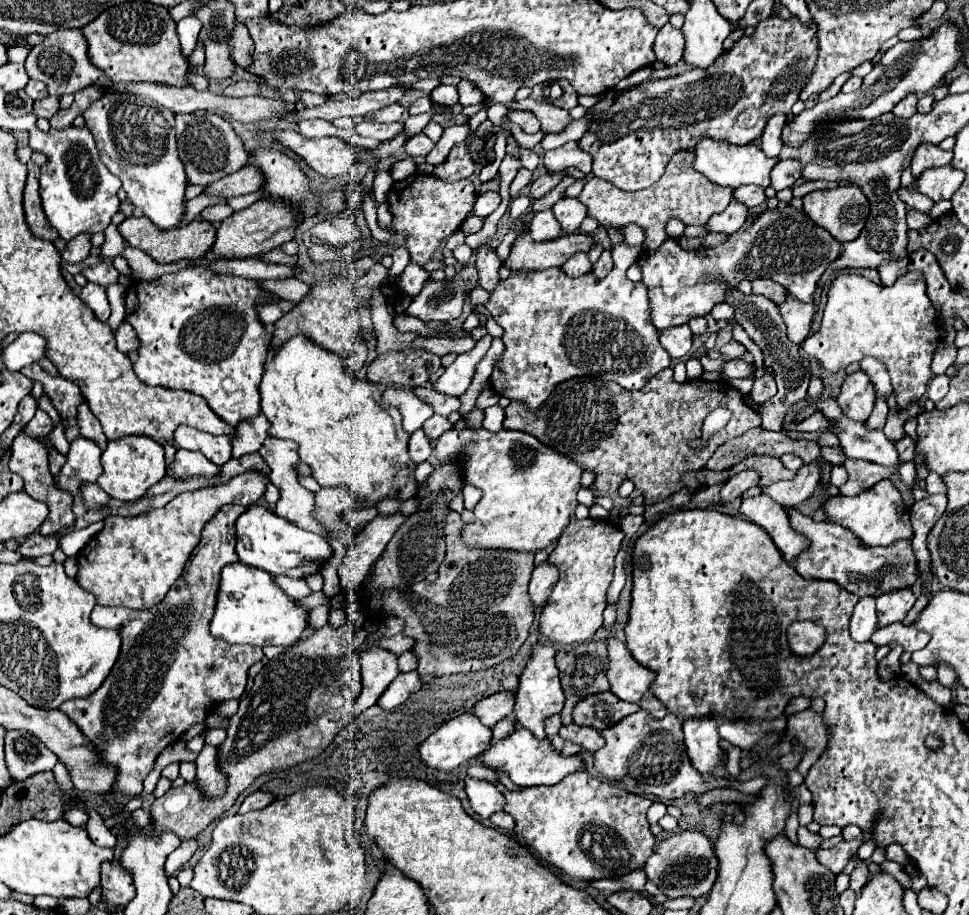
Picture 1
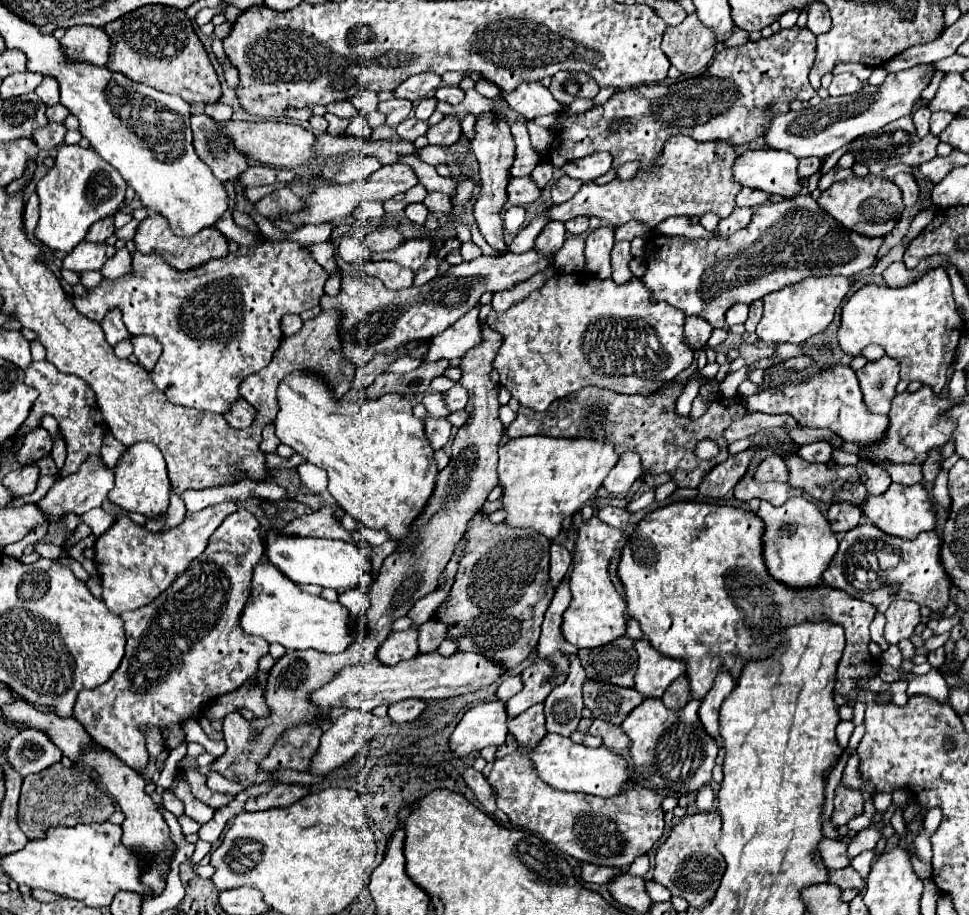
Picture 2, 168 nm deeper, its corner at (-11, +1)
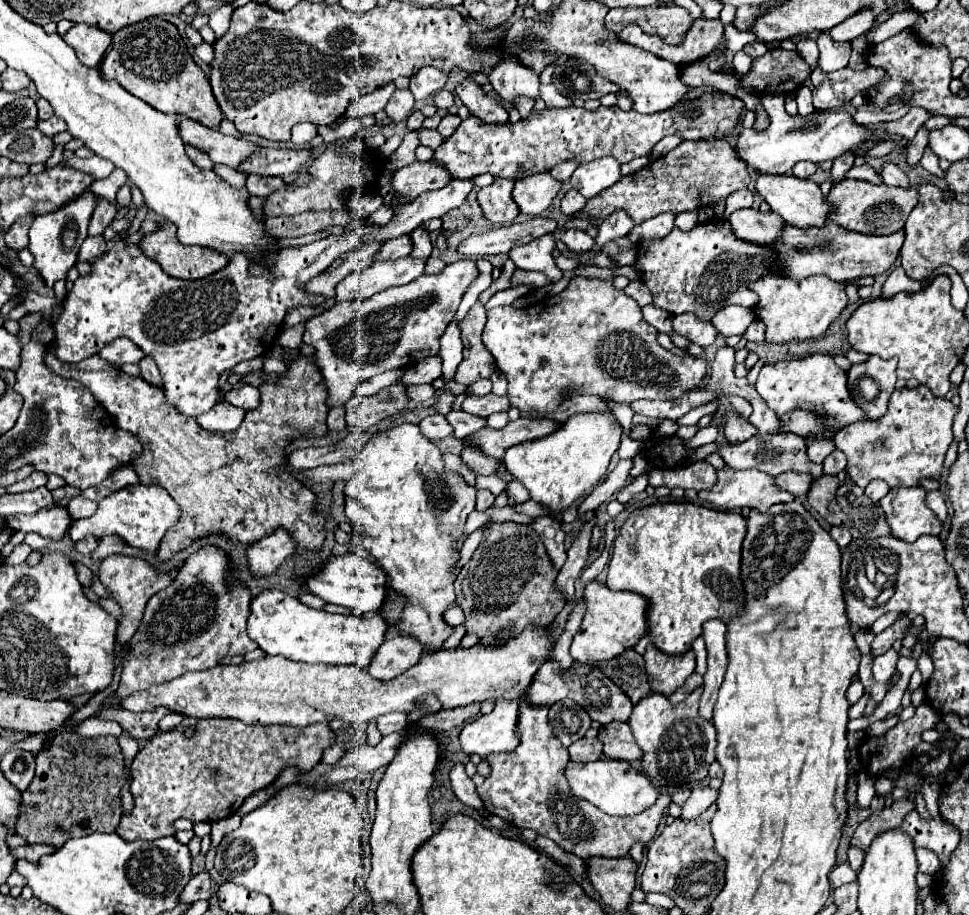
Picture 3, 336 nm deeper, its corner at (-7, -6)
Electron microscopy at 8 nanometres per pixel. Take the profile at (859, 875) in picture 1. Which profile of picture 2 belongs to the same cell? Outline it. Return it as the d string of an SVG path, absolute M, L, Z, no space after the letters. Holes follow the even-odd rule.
M864 851L864 853L860 853L860 855L856 855L856 857L852 859L852 867L862 875L862 879L868 877L872 859L874 859L874 851Z

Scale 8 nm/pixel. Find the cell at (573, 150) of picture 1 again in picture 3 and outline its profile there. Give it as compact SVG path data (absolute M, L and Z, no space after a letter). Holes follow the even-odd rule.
M606 156L606 158L598 158L586 164L580 164L572 178L570 184L572 188L576 188L584 198L592 198L596 194L600 194L604 188L616 184L622 178L620 174L620 164Z

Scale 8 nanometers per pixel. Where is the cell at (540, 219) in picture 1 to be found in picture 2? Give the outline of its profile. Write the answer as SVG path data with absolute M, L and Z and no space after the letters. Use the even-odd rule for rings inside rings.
M550 221L542 231L540 235L536 237L536 243L534 243L534 249L538 253L542 253L544 257L552 257L566 241L566 229L564 229L564 223L561 221Z

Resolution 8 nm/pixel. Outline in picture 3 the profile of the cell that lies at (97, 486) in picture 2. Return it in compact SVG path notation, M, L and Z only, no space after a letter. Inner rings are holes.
M52 506L52 510L38 510L36 514L6 516L6 524L20 532L38 532L50 542L60 542L70 530L72 516L64 506Z

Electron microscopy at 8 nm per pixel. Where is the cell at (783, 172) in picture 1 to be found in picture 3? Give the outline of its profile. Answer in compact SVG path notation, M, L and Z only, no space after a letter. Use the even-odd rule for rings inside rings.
M798 162L794 166L794 176L796 178L810 178L816 172L816 164L812 162Z

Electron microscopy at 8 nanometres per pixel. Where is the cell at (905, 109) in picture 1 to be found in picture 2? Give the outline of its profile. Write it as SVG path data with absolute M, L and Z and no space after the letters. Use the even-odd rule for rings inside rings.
M920 107L918 111L914 111L912 115L912 121L914 121L914 127L916 127L916 135L922 139L928 135L928 121L930 121L930 111L928 107Z

